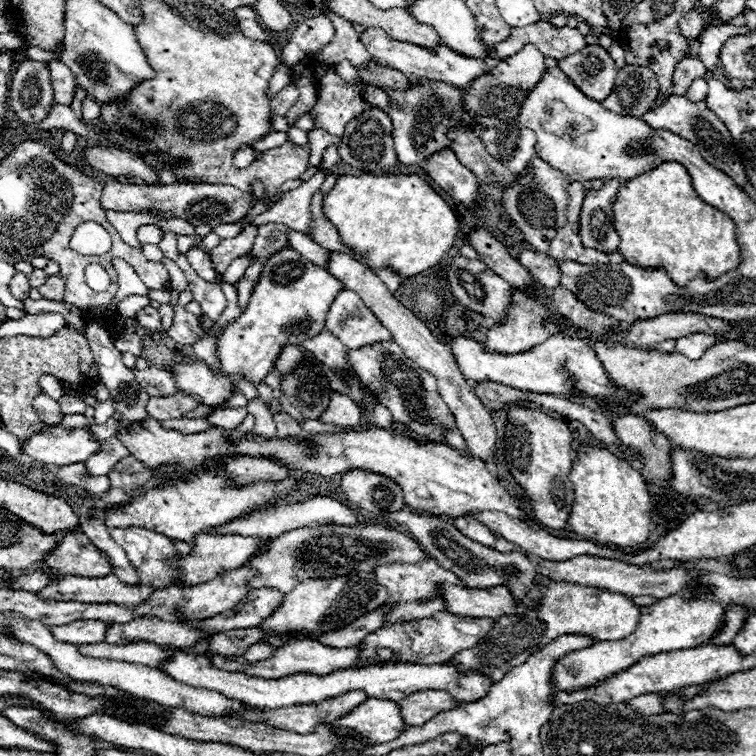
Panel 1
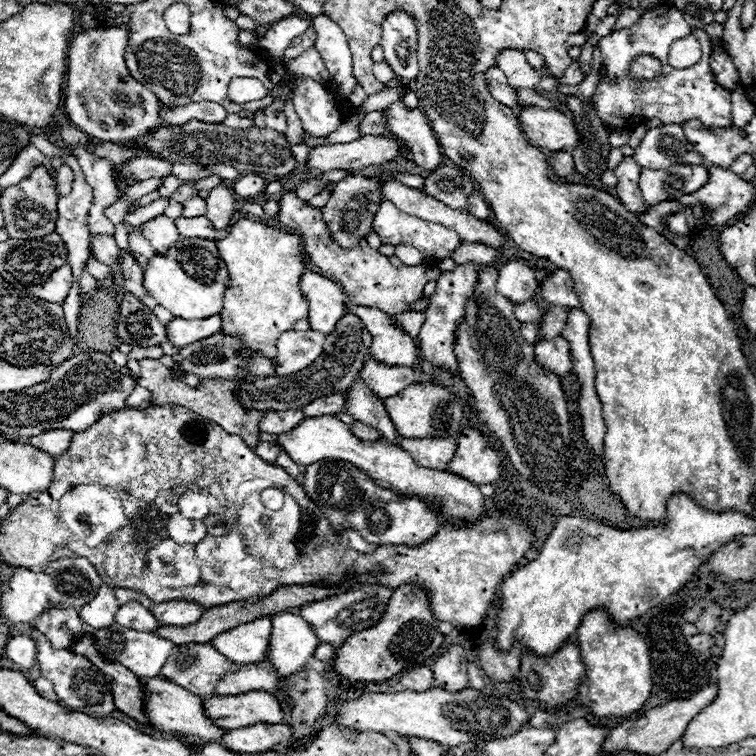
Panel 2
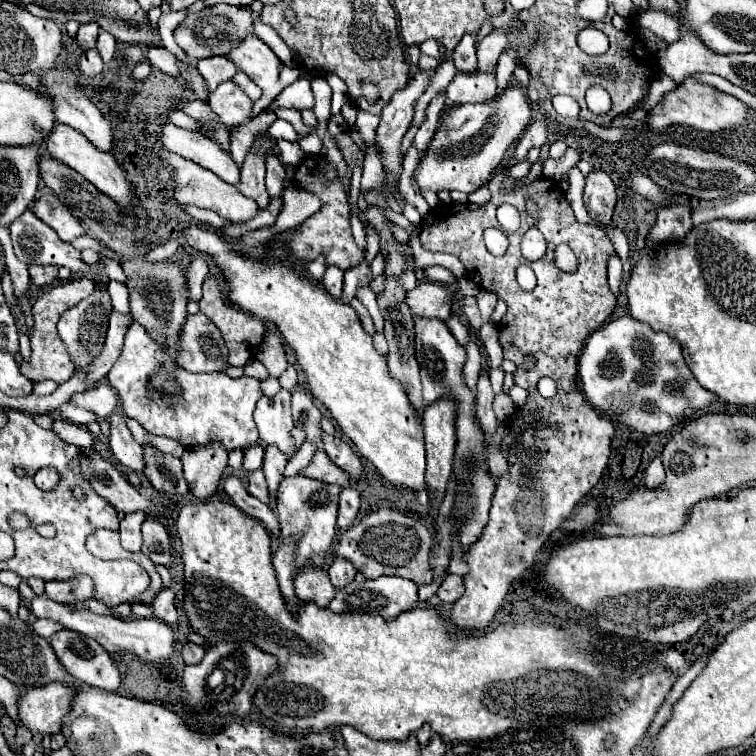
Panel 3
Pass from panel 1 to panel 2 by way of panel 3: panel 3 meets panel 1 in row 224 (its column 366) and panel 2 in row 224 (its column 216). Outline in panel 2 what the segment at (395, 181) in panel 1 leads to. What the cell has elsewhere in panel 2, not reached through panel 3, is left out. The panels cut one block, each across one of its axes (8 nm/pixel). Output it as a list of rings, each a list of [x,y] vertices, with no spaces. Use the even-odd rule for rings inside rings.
[[[240,218],[216,246],[230,272],[230,288],[224,294],[224,308],[220,314],[222,322],[256,322],[254,352],[276,360],[276,342],[280,334],[294,330],[296,320],[308,314],[308,300],[300,290],[300,280],[306,270],[302,238],[294,232]]]

